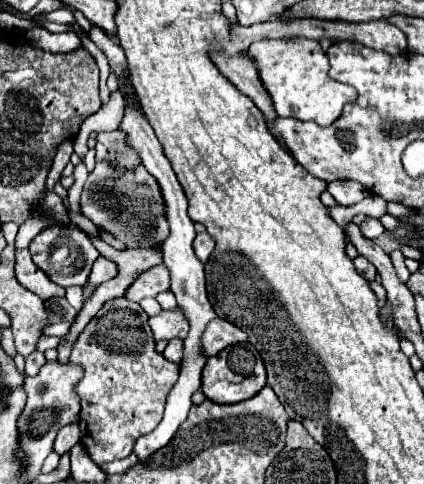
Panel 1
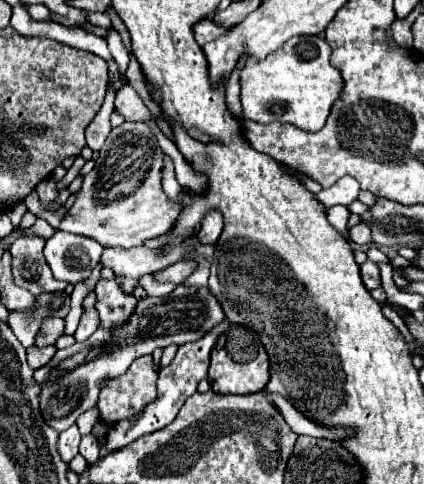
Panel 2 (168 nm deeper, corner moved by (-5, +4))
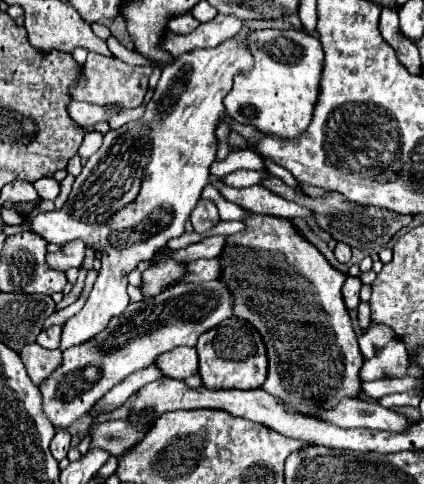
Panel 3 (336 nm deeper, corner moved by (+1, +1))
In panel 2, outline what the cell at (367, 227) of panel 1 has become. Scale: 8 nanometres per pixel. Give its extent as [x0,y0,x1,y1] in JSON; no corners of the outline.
[350,223,372,245]

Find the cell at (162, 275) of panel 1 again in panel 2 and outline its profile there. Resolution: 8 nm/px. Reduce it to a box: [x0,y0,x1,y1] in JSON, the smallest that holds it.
[154,261,190,285]

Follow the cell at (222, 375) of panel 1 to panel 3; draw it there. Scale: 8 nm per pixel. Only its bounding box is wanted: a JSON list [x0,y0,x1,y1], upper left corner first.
[196,318,268,390]

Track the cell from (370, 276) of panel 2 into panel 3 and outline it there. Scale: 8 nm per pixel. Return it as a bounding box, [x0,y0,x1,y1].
[342,276,362,310]

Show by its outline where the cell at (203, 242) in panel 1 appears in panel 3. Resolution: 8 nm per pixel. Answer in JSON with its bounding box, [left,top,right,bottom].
[190,200,220,234]

